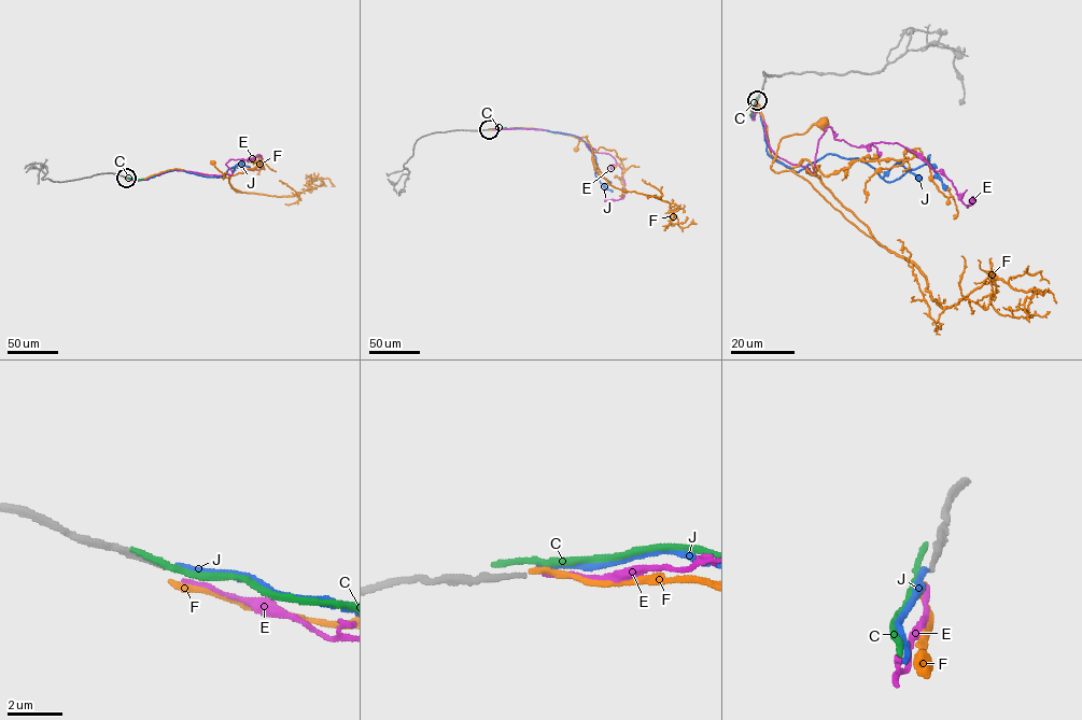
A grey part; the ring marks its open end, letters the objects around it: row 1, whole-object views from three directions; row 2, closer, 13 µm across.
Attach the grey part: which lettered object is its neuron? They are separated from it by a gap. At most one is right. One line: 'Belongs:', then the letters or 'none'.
Belongs: none

